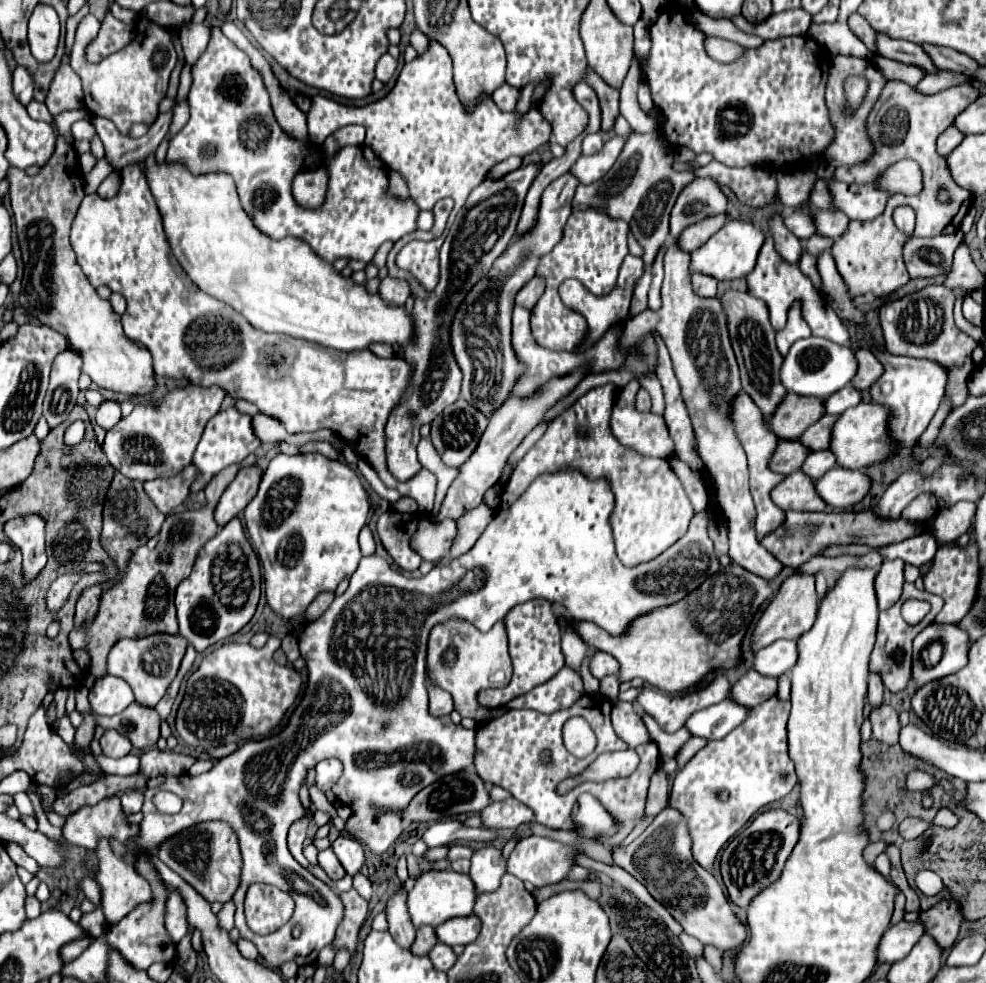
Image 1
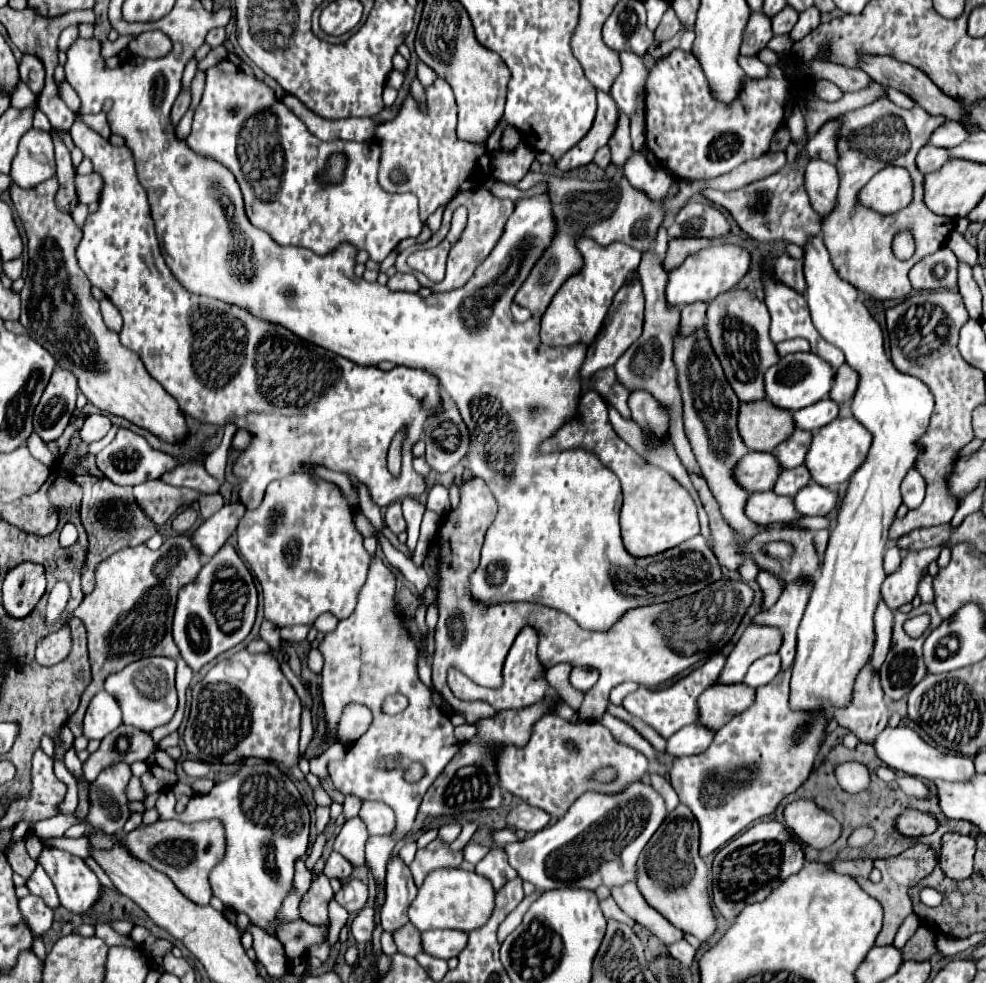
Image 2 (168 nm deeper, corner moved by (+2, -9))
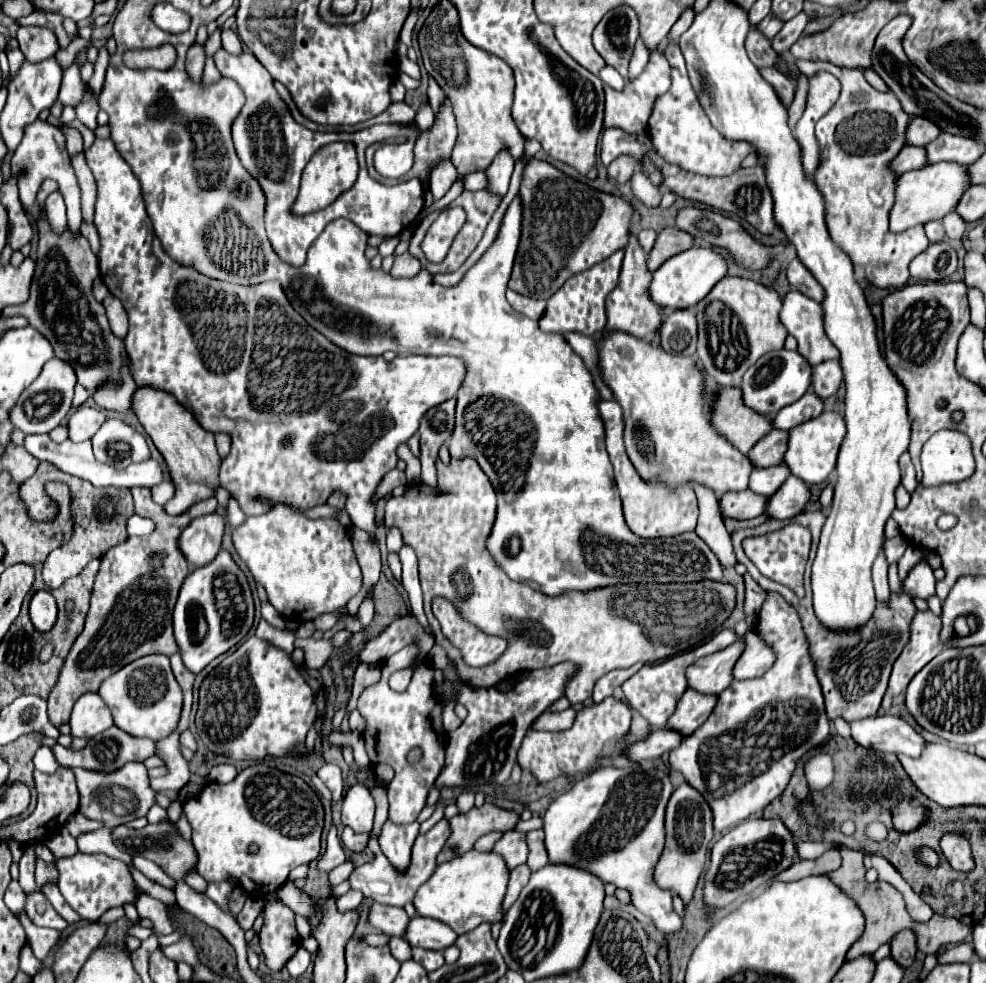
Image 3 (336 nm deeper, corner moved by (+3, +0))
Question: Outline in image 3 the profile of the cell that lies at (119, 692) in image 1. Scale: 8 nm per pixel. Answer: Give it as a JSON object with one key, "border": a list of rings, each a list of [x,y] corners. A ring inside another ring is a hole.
{"border":[[[87,693],[79,697],[79,701],[75,703],[69,725],[73,737],[91,739],[97,733],[109,729],[113,725],[113,717],[111,711],[107,709],[107,703],[97,693]]]}

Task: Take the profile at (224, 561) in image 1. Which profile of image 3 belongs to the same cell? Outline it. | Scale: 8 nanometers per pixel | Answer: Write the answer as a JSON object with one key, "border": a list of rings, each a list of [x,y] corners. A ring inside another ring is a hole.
{"border":[[[221,549],[217,557],[203,567],[197,567],[187,575],[181,585],[179,599],[173,611],[173,631],[189,671],[199,673],[215,657],[237,645],[253,625],[253,597],[245,573],[233,561],[227,549]]]}

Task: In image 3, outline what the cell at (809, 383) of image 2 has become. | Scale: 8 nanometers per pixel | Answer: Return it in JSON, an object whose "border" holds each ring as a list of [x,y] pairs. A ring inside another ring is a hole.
{"border":[[[787,349],[771,351],[759,357],[759,361],[753,367],[749,367],[747,373],[743,375],[743,383],[741,383],[743,401],[751,409],[773,417],[777,415],[777,411],[781,411],[781,407],[795,403],[811,389],[811,373],[813,367],[801,353],[787,351]]]}

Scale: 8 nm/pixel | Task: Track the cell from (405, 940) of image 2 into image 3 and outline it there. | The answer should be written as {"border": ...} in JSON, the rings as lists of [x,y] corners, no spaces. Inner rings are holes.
{"border":[[[373,903],[369,921],[375,929],[383,931],[385,935],[395,935],[395,937],[405,937],[405,929],[409,925],[409,915],[401,907],[389,907],[389,905],[379,905]]]}

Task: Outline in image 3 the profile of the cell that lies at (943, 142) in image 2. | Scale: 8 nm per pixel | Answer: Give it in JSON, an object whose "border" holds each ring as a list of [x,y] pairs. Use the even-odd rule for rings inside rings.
{"border":[[[913,117],[907,129],[907,145],[929,145],[935,137],[939,137],[941,129],[935,121],[927,121],[925,117]]]}

